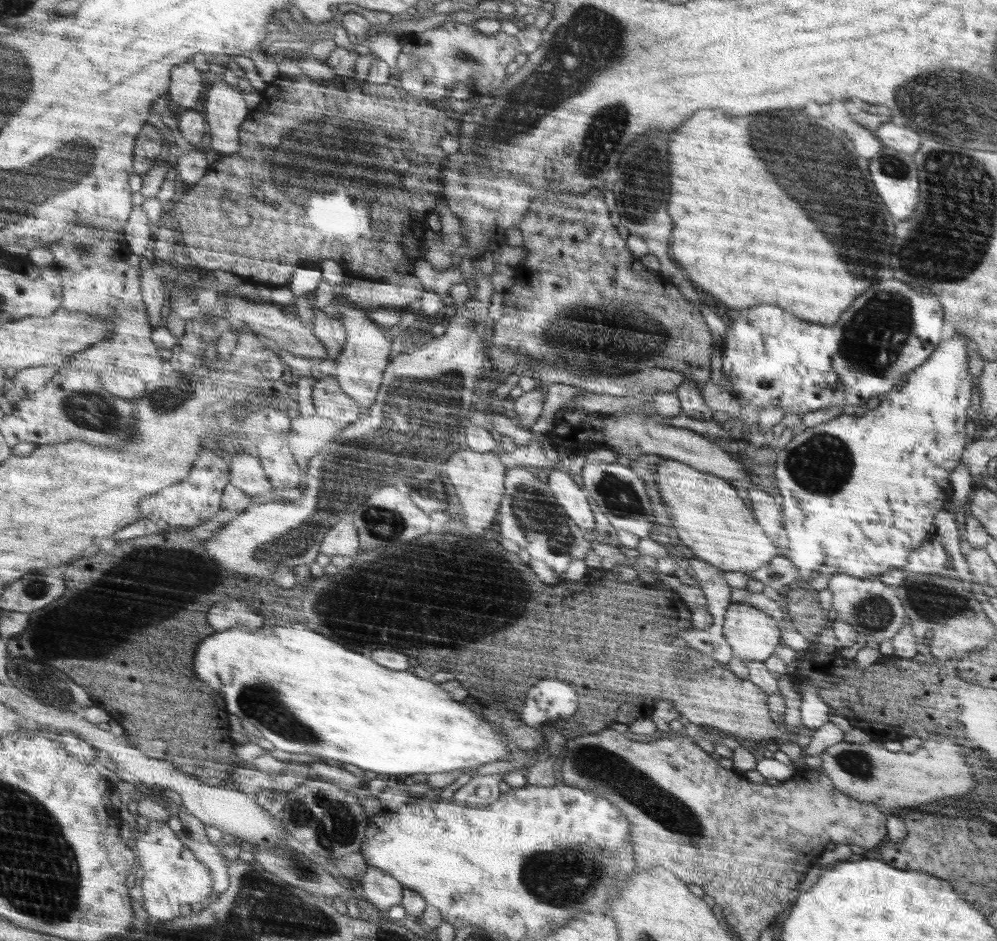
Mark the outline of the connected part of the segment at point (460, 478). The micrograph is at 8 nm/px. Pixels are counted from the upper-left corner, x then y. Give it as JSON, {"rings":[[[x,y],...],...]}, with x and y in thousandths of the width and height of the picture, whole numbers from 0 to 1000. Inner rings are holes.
{"rings":[[[464,474],[463,480],[455,482],[447,491],[447,497],[445,497],[447,506],[451,508],[453,516],[457,519],[459,533],[465,542],[465,559],[477,567],[483,567],[487,561],[491,561],[495,550],[501,548],[502,531],[504,531],[504,527],[507,527],[506,504],[509,502],[499,486],[498,479],[480,481],[475,478],[466,478],[466,474]]]}

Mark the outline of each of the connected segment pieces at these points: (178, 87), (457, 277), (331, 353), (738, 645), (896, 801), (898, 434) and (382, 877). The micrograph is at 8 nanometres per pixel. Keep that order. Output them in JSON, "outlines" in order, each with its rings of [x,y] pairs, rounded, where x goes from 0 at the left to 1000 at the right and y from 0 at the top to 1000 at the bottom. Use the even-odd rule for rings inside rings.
{"outlines":[[[[194,65],[174,74],[174,89],[170,104],[189,116],[195,116],[205,96],[203,77]]],[[[426,274],[416,276],[413,291],[421,296],[425,308],[435,310],[442,319],[450,313],[453,303],[465,301],[465,292],[462,290],[461,286],[435,287],[433,281],[426,276]]],[[[321,328],[314,329],[316,338],[313,340],[314,354],[325,365],[328,379],[334,383],[345,372],[347,352],[337,337],[331,337]]],[[[734,641],[728,646],[725,674],[736,698],[745,704],[766,705],[782,682],[778,660],[750,641]]],[[[933,782],[924,787],[917,799],[890,797],[886,789],[878,786],[867,791],[844,787],[822,801],[823,815],[841,841],[866,853],[886,857],[894,865],[905,865],[905,859],[919,859],[941,848],[967,846],[967,842],[973,844],[979,829],[967,808],[969,795],[945,782]]],[[[953,353],[953,357],[945,362],[945,367],[941,368],[941,373],[937,373],[931,384],[925,386],[925,389],[921,389],[917,396],[913,396],[911,407],[884,421],[884,428],[876,437],[862,438],[858,441],[845,439],[842,443],[809,455],[796,463],[780,480],[777,507],[782,520],[782,527],[785,529],[782,536],[783,540],[786,538],[786,553],[788,553],[786,563],[787,570],[790,572],[789,593],[800,604],[800,612],[802,612],[802,615],[798,616],[798,622],[809,623],[809,618],[818,612],[831,614],[839,609],[857,611],[859,614],[881,613],[897,606],[897,604],[909,601],[911,589],[915,584],[919,584],[921,580],[925,580],[925,576],[933,570],[933,563],[939,558],[937,548],[943,545],[947,536],[955,529],[953,504],[961,495],[961,491],[964,491],[965,480],[969,475],[969,448],[971,448],[969,434],[973,431],[973,423],[975,423],[975,396],[973,396],[971,385],[973,372],[979,372],[979,366],[975,361],[971,361],[963,354]]],[[[368,919],[367,928],[361,933],[357,947],[360,952],[385,969],[392,963],[402,961],[405,948],[401,936],[373,919]]]]}

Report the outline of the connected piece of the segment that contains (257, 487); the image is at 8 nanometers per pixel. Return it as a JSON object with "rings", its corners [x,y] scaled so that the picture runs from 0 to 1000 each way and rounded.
{"rings":[[[245,480],[239,482],[235,489],[233,502],[235,502],[235,510],[232,510],[232,514],[251,528],[274,520],[267,507],[265,496],[261,493],[261,488],[257,485],[251,485]]]}

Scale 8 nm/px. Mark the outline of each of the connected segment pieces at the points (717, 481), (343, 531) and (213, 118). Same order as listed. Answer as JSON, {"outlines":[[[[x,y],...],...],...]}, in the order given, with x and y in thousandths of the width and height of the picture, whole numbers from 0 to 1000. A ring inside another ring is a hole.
{"outlines":[[[[670,488],[658,497],[656,513],[660,515],[664,535],[668,537],[682,576],[691,581],[697,592],[714,603],[751,611],[755,606],[769,601],[780,589],[776,576],[756,553],[754,542],[728,509]]],[[[340,554],[329,563],[321,578],[320,589],[329,592],[355,591],[360,582],[357,561],[349,554]]],[[[226,86],[214,91],[205,120],[213,142],[213,163],[239,163],[242,133],[250,119],[241,92]]]]}

